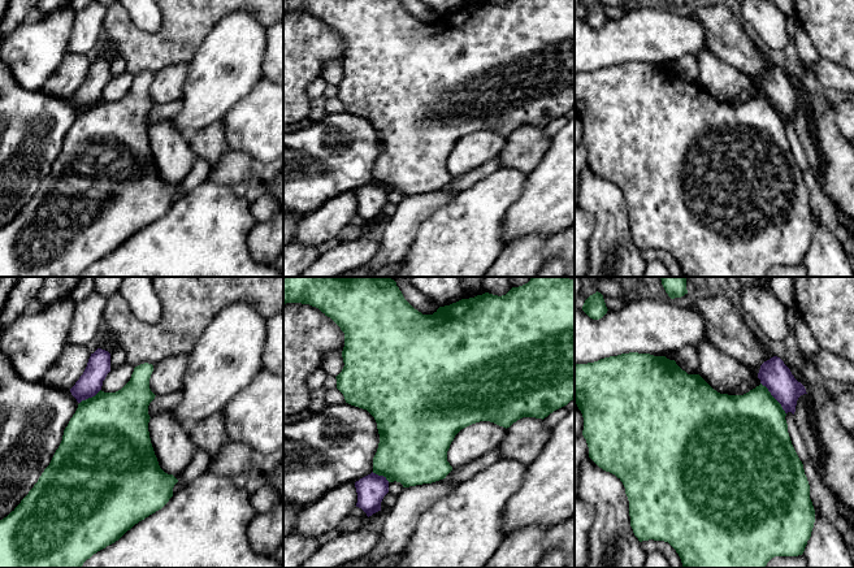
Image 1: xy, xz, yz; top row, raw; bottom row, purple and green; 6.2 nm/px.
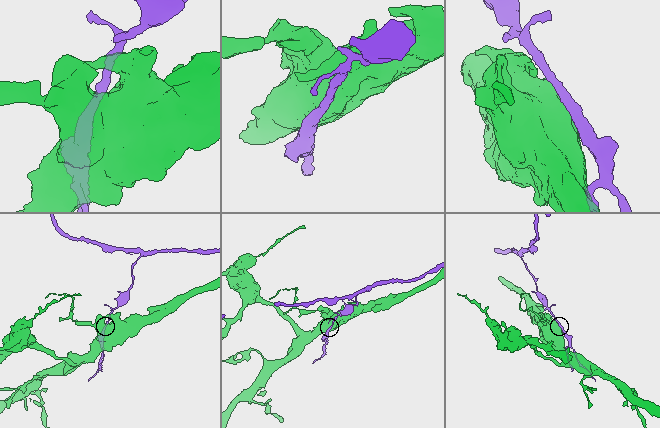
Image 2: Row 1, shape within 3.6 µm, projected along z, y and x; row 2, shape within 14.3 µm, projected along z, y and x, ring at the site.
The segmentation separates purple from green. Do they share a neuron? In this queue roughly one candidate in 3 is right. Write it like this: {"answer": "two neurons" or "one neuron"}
{"answer": "two neurons"}

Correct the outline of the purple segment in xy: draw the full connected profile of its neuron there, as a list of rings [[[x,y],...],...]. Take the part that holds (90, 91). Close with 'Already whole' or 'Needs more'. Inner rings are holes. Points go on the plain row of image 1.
[[[97,57],[91,62],[87,75],[75,94],[70,97],[78,112],[95,105],[103,95],[103,90],[110,81],[110,62]]]. Already whole

